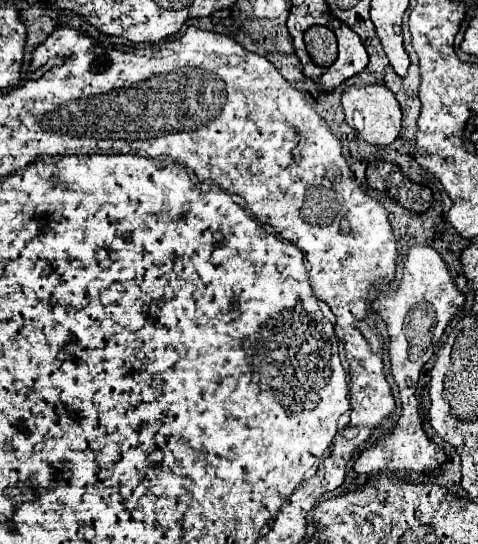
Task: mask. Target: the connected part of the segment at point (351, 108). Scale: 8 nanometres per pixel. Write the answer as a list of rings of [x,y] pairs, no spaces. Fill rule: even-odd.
[[[366,85],[366,87],[348,87],[342,93],[342,107],[346,115],[346,123],[356,131],[356,135],[372,145],[390,145],[400,131],[400,105],[394,93],[382,85]]]

